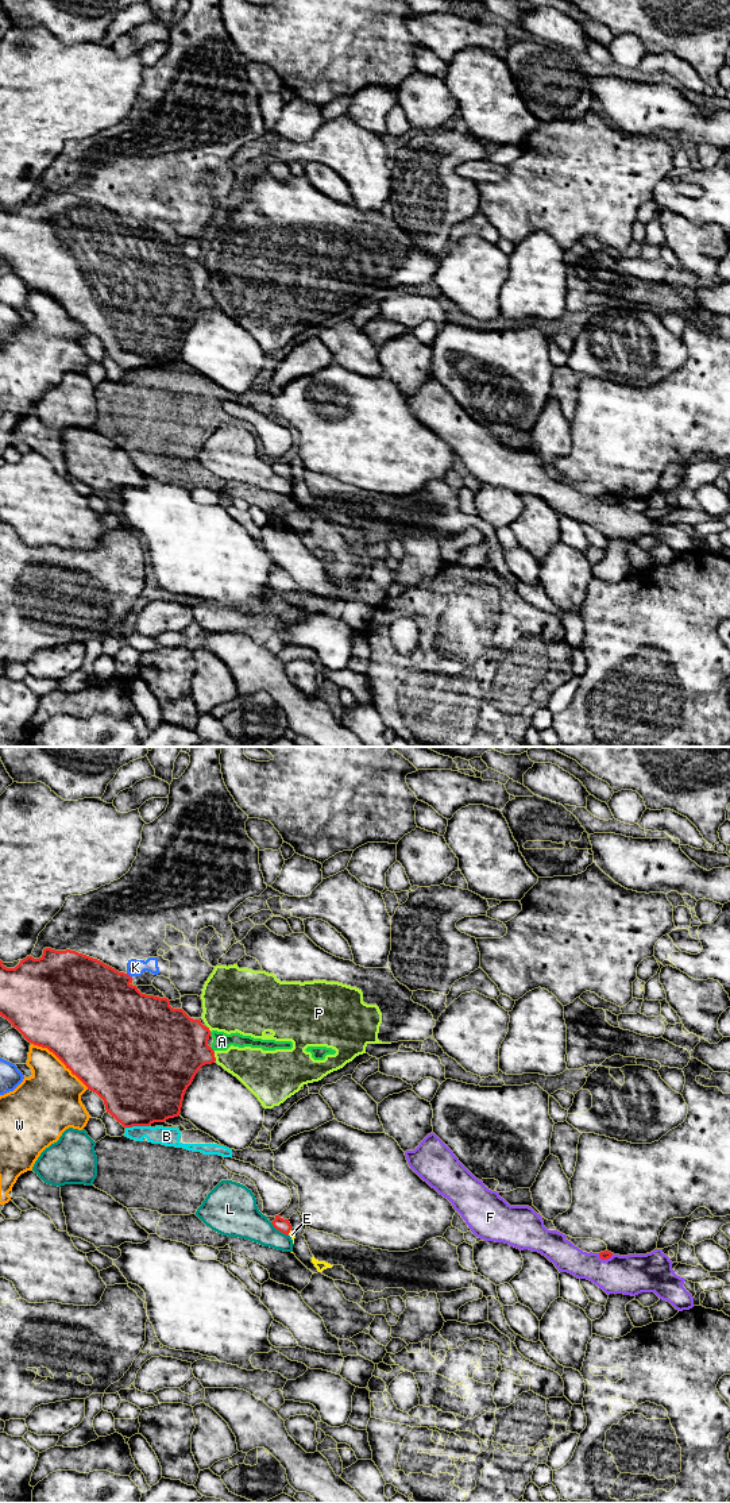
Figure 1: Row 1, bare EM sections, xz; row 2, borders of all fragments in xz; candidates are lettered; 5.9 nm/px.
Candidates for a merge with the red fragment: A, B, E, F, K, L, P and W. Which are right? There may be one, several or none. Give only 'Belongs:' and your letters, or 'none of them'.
Belongs: none of them

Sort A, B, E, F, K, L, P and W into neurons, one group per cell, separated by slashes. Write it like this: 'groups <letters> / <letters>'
groups A P / B / E L / F / K / W

